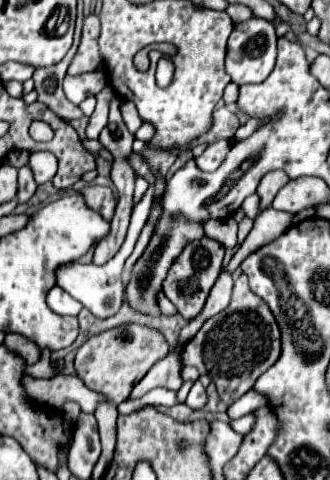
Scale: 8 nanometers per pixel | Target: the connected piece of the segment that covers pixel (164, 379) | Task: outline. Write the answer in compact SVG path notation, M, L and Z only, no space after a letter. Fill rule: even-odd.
M168 353L162 363L156 363L156 367L152 367L152 371L148 371L148 375L140 383L136 383L136 387L130 393L130 399L140 399L156 387L178 391L180 385L182 385L182 377L178 367L178 355Z

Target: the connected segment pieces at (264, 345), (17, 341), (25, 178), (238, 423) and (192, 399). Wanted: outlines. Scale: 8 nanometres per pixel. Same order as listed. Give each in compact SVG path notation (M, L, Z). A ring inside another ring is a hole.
M242 273L234 281L230 305L222 313L210 317L200 327L200 331L184 347L182 357L184 365L196 367L200 375L208 375L210 379L214 377L216 385L224 385L224 401L232 405L234 399L228 385L240 385L240 395L244 395L254 387L256 379L280 359L280 351L282 351L280 327L272 311L264 303L264 299L252 293L248 277Z
M16 333L6 334L6 347L26 359L27 365L36 364L40 360L40 352L36 344Z
M22 167L18 173L18 203L26 203L36 191L36 183L32 179L32 171L28 171L28 167Z
M248 413L248 415L244 415L244 417L240 417L240 419L236 419L236 421L232 421L230 425L232 425L232 429L234 431L238 431L238 433L250 433L252 431L252 427L254 427L254 423L256 423L256 415L254 413Z
M197 380L194 383L194 387L190 389L185 404L188 405L188 407L192 407L192 409L198 409L198 407L202 407L204 403L207 403L206 391L204 391L204 387L200 385L200 381Z

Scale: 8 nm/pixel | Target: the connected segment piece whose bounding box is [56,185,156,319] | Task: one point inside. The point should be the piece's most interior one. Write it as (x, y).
(99, 289)

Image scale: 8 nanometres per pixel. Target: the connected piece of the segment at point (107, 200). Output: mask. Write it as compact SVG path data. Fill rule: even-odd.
M88 185L82 189L82 195L86 197L86 203L98 211L104 219L112 221L114 211L116 211L116 197L110 191L110 187L102 187L102 185Z

